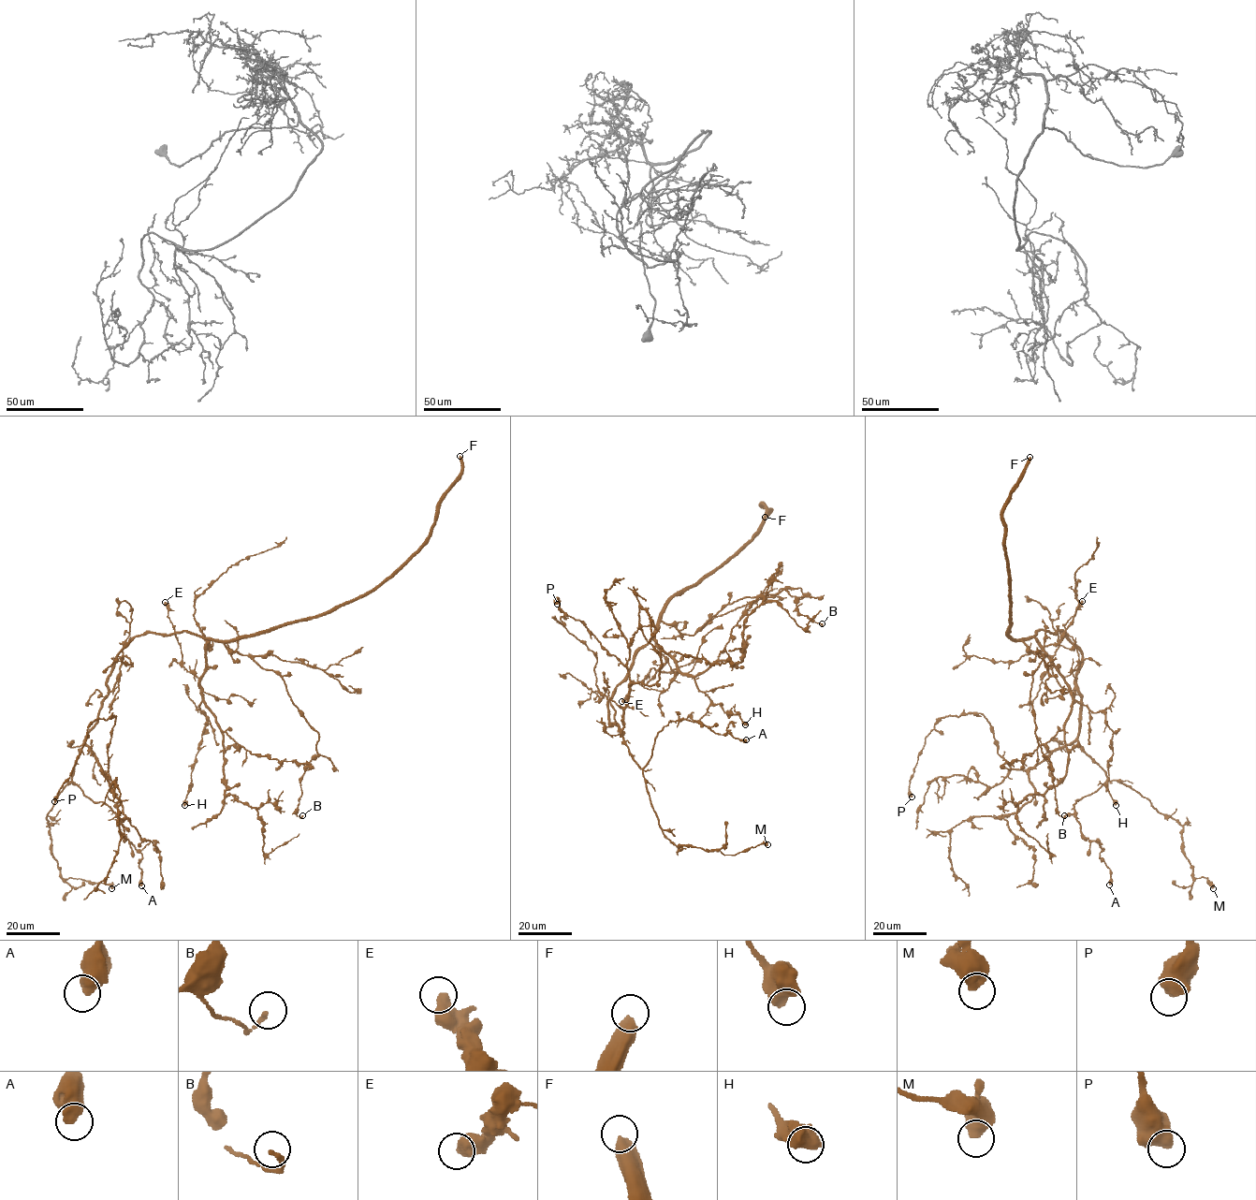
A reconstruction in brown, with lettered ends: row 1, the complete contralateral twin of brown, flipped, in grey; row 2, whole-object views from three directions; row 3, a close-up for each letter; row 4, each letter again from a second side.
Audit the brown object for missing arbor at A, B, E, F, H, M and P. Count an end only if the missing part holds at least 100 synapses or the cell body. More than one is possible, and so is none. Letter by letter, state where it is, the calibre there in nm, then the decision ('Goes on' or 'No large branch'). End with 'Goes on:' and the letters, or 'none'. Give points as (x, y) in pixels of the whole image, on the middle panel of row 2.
A: Place: (746, 739). Thickness 600 nm. No large branch
B: Place: (822, 623). Thickness 170 nm. No large branch
E: Place: (621, 701). Thickness 550 nm. No large branch
F: Place: (765, 517). Thickness 500 nm. Goes on
H: Place: (745, 724). Thickness 650 nm. No large branch
M: Place: (767, 844). Thickness 650 nm. No large branch
P: Place: (557, 604). Thickness 550 nm. No large branch
Goes on: F

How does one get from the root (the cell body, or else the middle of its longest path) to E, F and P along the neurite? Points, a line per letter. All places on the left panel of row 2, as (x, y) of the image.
E: (146, 634), (190, 632), (208, 638), (206, 664), (202, 675), (197, 678), (182, 665), (181, 645), (165, 602)
F: (146, 634), (190, 632), (237, 640), (319, 616), (371, 592), (428, 536), (436, 505), (460, 472), (460, 456)
P: (146, 634), (116, 657), (98, 722), (84, 741), (109, 772), (115, 716), (90, 724), (54, 801)

